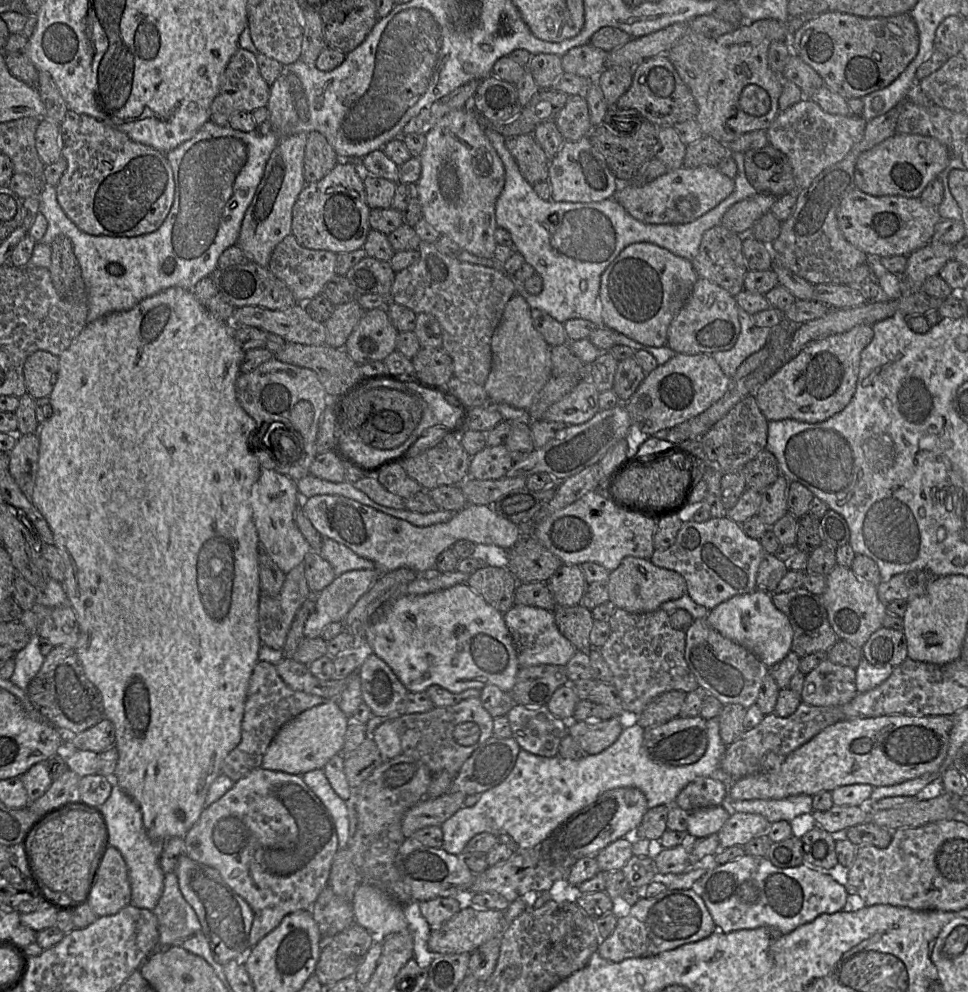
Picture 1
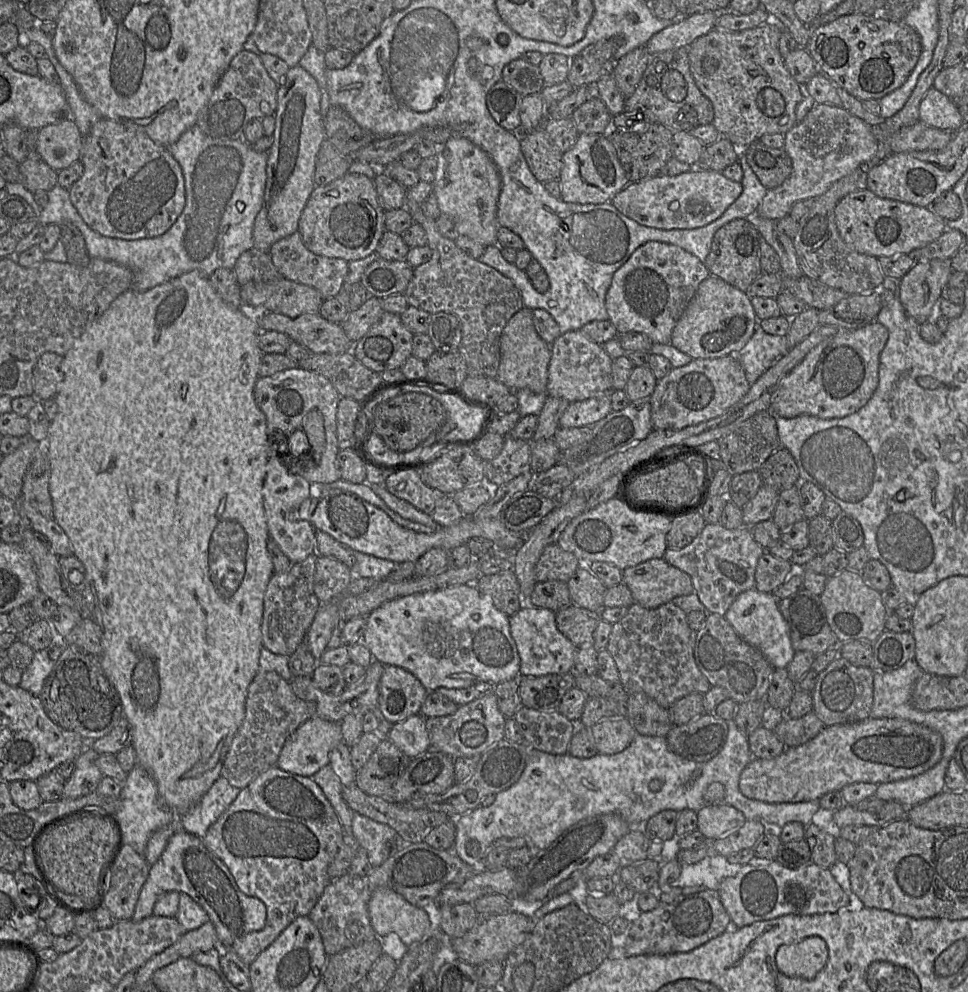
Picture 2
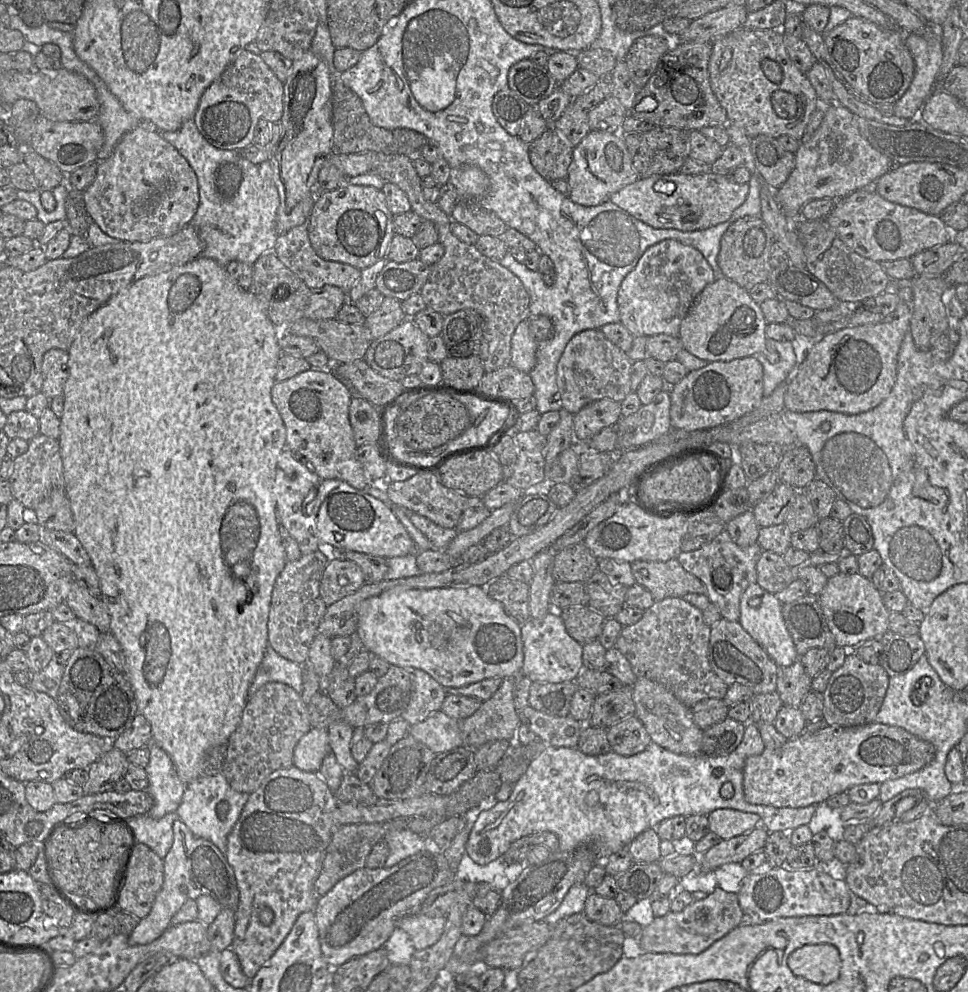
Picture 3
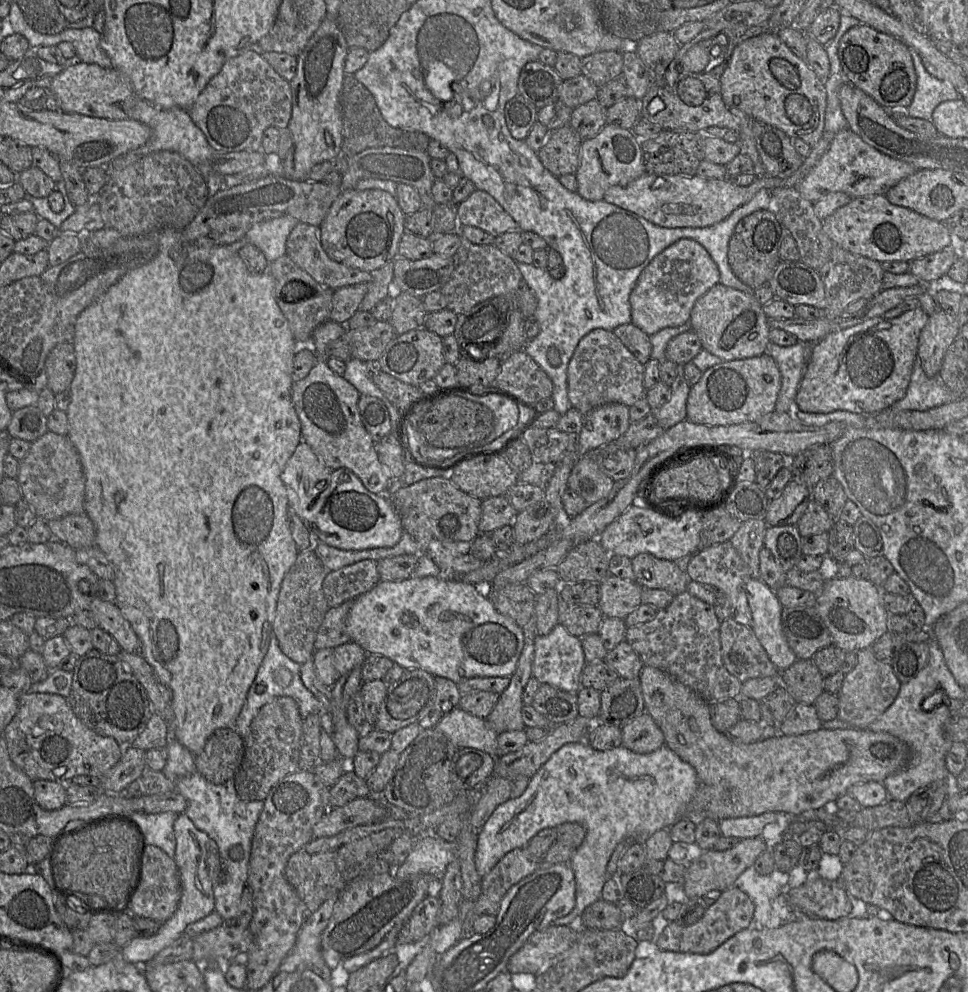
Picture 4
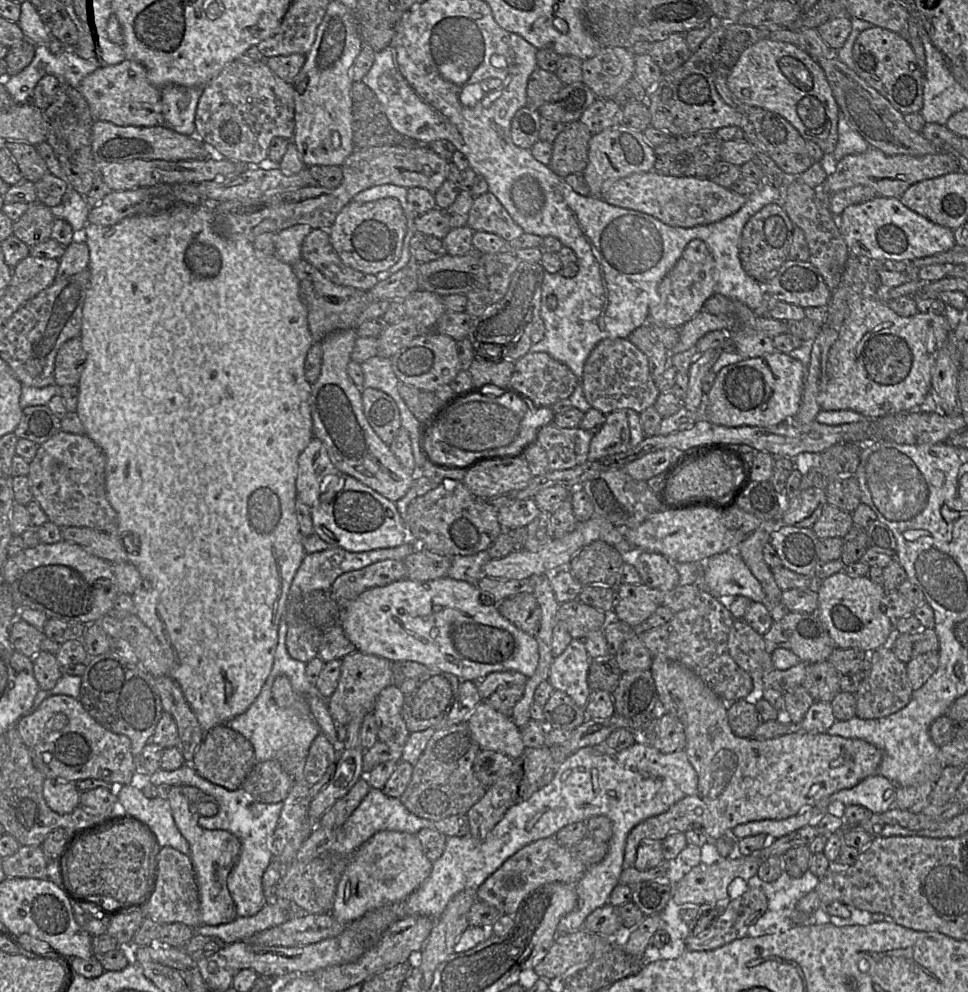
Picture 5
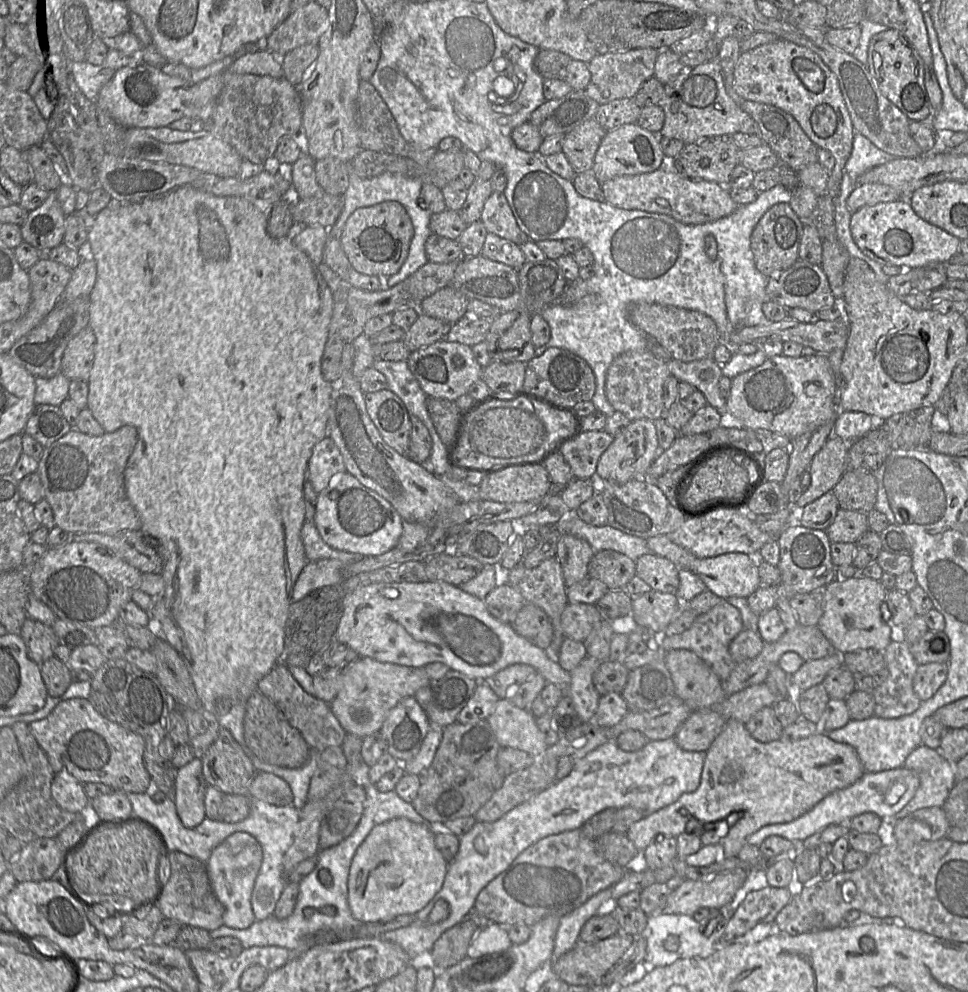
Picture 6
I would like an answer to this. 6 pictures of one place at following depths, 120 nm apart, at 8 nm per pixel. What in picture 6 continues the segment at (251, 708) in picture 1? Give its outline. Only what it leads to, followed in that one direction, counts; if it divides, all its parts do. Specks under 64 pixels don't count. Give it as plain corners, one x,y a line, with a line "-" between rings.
257,772
250,784
249,796
278,807
293,804
293,793
289,784
267,772

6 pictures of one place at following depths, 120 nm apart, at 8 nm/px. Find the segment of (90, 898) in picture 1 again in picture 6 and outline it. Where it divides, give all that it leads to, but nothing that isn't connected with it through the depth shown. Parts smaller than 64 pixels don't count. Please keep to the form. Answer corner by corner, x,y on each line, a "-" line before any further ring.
179,851
168,852
168,863
169,877
159,902
154,905
161,911
164,919
174,920
182,926
198,927
208,932
221,927
223,925
224,908
214,893
206,863

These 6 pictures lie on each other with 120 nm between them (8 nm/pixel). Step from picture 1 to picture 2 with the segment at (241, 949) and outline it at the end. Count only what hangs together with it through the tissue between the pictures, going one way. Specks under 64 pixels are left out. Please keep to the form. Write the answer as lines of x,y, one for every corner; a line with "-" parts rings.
183,829
170,837
158,861
151,865
149,876
140,890
132,920
139,922
153,915
156,901
166,892
185,893
204,909
215,928
222,952
232,950
234,942
241,936
260,931
265,926
265,904
256,897
244,894
224,862
205,847
201,838

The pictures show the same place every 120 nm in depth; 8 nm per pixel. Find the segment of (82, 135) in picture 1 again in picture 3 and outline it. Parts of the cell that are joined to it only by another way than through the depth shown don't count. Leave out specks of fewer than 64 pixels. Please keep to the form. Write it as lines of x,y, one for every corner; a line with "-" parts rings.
141,122
123,135
113,153
99,161
93,183
83,191
93,221
120,241
167,237
189,224
199,205
197,176
188,161
160,132

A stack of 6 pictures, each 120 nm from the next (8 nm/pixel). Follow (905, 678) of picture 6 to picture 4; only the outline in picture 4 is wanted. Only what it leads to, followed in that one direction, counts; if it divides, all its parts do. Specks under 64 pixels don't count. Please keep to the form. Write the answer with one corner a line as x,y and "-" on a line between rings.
870,648
857,653
857,664
845,675
842,688
838,693
839,711
836,719
853,726
853,729
866,727
879,718
895,701
901,686
891,664
879,661

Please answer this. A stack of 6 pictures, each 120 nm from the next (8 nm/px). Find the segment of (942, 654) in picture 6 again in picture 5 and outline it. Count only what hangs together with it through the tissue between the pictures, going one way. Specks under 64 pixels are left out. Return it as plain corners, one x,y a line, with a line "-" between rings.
922,628
914,634
900,634
891,649
906,664
921,654
938,652
939,639
933,628

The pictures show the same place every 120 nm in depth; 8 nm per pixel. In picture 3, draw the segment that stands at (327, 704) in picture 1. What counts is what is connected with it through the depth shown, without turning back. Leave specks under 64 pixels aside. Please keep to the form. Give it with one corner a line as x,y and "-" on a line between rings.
311,728
294,749
293,766
305,772
318,773
323,759
329,752
328,730

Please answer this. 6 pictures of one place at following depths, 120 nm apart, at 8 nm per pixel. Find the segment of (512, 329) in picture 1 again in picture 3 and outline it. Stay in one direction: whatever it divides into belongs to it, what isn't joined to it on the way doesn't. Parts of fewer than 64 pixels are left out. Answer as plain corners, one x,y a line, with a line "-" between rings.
528,319
521,321
511,339
511,362
518,370
530,373
536,364
538,341
532,335

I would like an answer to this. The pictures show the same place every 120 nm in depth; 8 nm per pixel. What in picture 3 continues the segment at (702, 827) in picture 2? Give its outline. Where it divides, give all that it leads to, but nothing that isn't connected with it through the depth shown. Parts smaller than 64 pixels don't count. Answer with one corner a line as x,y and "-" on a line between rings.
717,809
707,815
709,829
723,840
751,831
761,820
755,813
735,809

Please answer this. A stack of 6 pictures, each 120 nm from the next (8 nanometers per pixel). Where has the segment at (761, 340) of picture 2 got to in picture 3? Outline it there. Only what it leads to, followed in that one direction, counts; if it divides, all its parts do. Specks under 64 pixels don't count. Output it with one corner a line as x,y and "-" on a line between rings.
767,337
765,345
768,347
769,353
777,352
779,359
777,362
770,362
760,353
762,351
753,355
763,366
764,397
770,395
782,382
787,382
798,365
792,342
777,341

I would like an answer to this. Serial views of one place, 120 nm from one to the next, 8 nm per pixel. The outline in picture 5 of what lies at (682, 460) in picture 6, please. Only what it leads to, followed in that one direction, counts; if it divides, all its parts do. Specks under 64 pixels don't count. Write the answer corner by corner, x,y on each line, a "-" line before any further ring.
664,448
650,452
636,460
627,463
622,470
635,480
647,481
666,469
682,450
677,448

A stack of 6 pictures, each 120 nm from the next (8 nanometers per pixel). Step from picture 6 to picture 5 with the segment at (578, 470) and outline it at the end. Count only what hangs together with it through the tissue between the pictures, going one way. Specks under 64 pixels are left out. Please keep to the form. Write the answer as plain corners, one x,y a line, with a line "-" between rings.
550,423
543,426
532,439
541,446
548,458
548,470
571,469
588,461
593,434
581,428
560,428

